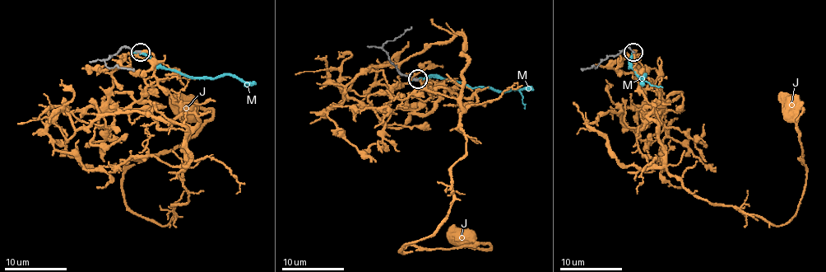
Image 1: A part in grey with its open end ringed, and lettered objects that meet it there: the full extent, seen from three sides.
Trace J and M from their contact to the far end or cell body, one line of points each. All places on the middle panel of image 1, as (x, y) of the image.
J: (417, 78), (467, 104), (466, 153), (452, 167), (444, 222), (400, 252), (475, 242), (461, 236)
M: (415, 78), (441, 77), (467, 86), (494, 88), (500, 91), (517, 90), (522, 96), (523, 108)

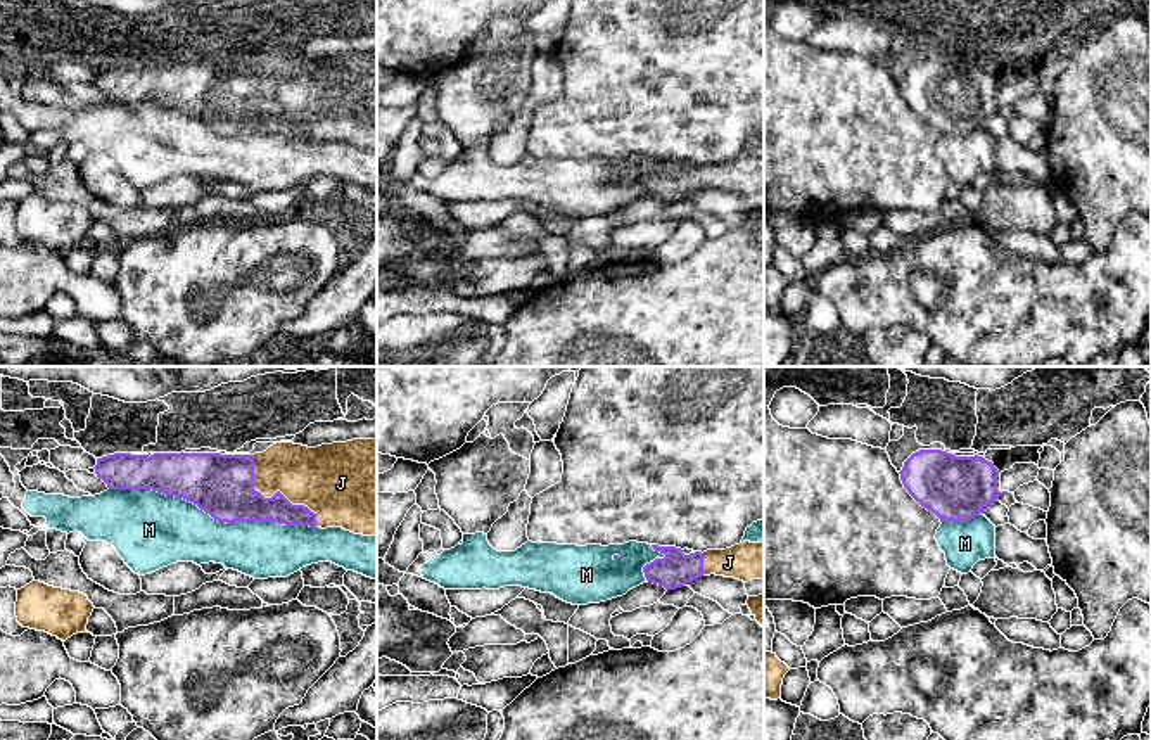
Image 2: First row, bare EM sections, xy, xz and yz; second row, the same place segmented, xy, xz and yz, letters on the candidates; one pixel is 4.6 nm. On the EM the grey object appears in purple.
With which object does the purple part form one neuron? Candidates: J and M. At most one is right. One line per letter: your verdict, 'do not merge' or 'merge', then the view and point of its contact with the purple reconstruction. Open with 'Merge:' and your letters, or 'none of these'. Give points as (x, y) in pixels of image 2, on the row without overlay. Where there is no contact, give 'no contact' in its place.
Merge: J
J: merge; meets purple in xy at (275, 106)
M: do not merge; meets purple in xy at (213, 130)

